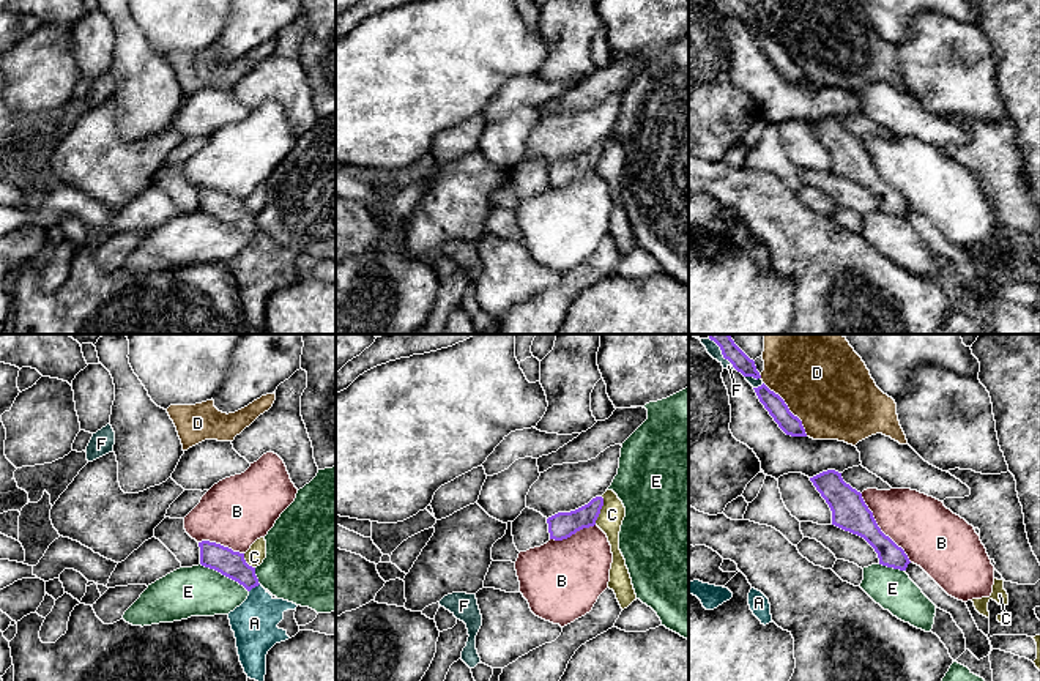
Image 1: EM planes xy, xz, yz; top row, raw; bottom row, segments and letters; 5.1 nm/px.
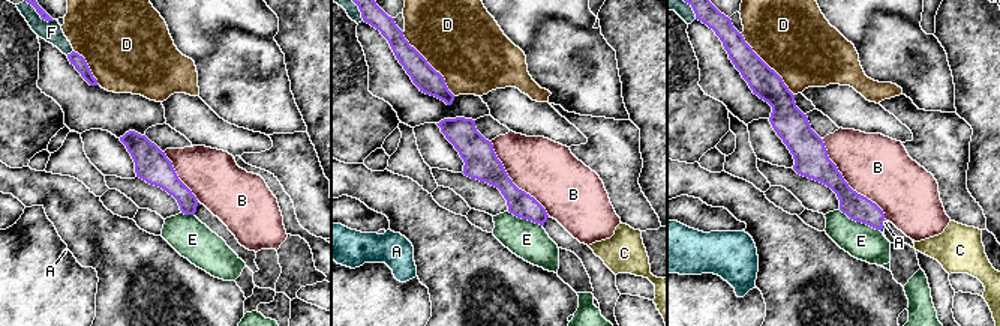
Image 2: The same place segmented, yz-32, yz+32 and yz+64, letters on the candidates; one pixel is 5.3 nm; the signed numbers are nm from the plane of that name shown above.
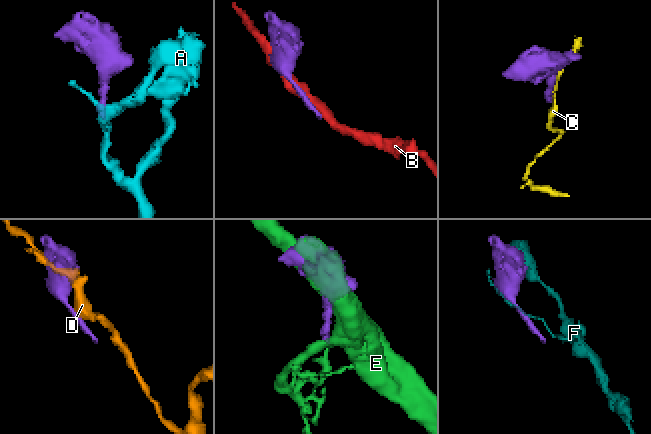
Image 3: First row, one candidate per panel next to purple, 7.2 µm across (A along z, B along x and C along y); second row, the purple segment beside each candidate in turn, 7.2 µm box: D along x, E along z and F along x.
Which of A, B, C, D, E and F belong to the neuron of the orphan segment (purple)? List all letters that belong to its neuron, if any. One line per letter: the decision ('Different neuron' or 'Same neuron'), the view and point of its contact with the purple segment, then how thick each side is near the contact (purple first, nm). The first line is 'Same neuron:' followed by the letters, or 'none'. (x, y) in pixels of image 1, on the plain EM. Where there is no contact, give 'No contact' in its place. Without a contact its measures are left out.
Same neuron: A
A: Same neuron. Touches purple at xy (254, 234). Thickness 140 nm (purple) against 220 nm
B: Different neuron. Touches purple at yz (880, 175). Thickness 190 nm (purple) against 320 nm
C: Different neuron. Touches purple at xz (599, 158). Thickness 140 nm (purple) against 130 nm
D: Different neuron. Touches purple at yz (788, 55). Thickness 100 nm (purple) against 420 nm
E: Different neuron. Touches purple at xy (224, 221). Thickness 140 nm (purple) against 260 nm
F: Different neuron. Touches purple at yz (728, 7). Thickness 90 nm (purple) against 50 nm

